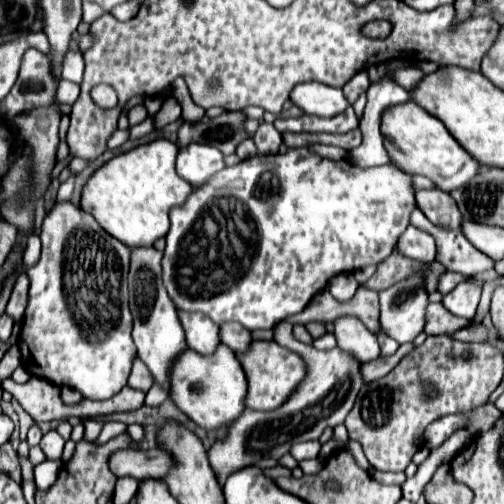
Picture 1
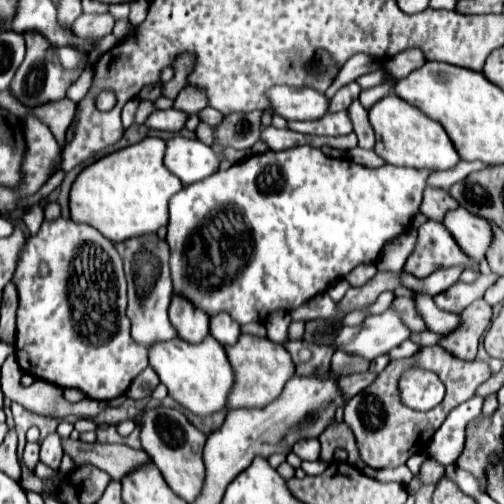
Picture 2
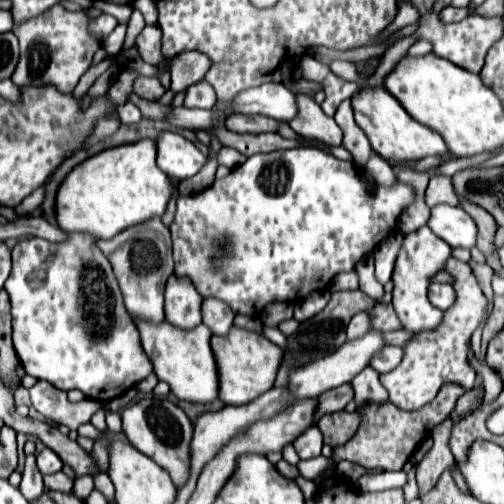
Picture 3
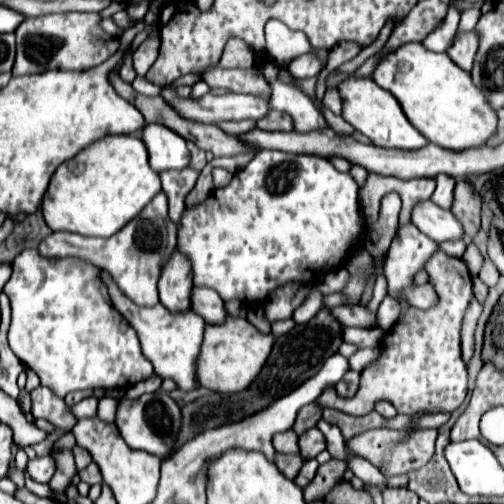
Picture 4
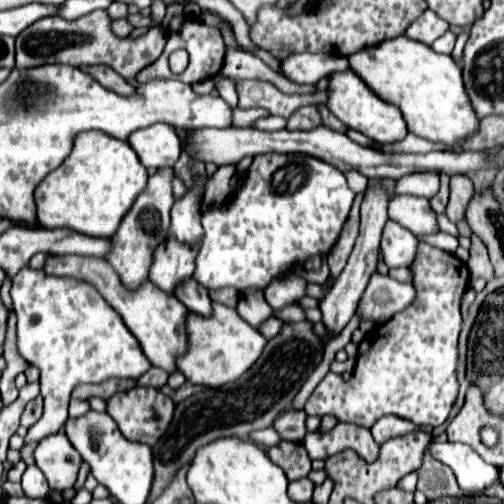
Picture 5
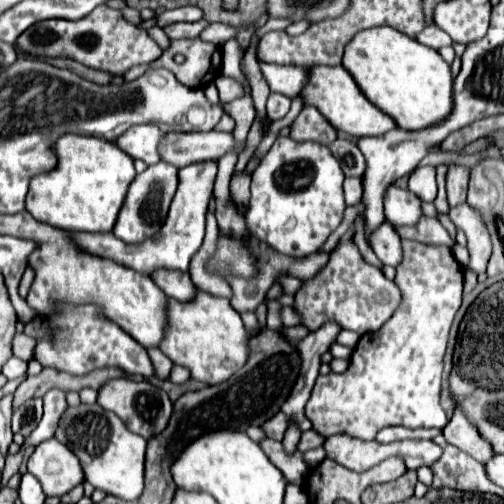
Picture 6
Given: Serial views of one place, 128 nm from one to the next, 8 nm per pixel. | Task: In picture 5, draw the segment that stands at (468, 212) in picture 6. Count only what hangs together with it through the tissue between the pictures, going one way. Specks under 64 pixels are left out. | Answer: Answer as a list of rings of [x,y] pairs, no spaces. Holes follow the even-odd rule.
[[[472,234],[470,240],[472,240],[470,258],[468,258],[468,262],[466,262],[466,266],[468,266],[468,270],[470,270],[470,276],[472,276],[472,278],[492,280],[492,278],[494,278],[494,272],[492,272],[490,260],[488,260],[486,244],[484,244],[476,234]]]

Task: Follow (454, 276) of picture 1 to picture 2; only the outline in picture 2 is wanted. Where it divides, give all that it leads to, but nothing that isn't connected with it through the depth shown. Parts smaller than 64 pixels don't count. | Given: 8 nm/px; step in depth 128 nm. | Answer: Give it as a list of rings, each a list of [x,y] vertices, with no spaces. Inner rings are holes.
[[[456,266],[448,268],[448,270],[438,269],[434,271],[432,276],[428,276],[426,280],[416,280],[414,276],[408,276],[408,274],[402,274],[400,276],[400,284],[404,286],[404,288],[410,288],[410,290],[414,290],[414,292],[426,292],[426,294],[440,294],[442,290],[446,290],[446,288],[450,288],[458,278],[454,278],[454,270],[458,270],[458,272],[462,272],[464,268],[462,266]]]

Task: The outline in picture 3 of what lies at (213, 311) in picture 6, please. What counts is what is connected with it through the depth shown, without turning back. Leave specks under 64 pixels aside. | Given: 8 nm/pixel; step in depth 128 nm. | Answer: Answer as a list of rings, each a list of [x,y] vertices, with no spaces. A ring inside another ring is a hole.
[[[234,326],[228,336],[212,336],[212,352],[216,356],[216,366],[220,372],[220,400],[224,404],[248,404],[274,386],[282,360],[282,348],[272,344],[262,334]]]

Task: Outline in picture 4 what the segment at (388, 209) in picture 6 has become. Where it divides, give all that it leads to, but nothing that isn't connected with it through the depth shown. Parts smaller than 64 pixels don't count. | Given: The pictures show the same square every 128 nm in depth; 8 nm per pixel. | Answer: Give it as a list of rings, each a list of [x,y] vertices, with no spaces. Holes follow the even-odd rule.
[[[432,200],[418,202],[412,208],[410,220],[412,220],[412,224],[416,224],[416,228],[420,228],[420,232],[424,232],[426,236],[430,236],[436,242],[460,240],[464,234],[462,226],[454,218],[454,214],[450,210],[438,208]]]

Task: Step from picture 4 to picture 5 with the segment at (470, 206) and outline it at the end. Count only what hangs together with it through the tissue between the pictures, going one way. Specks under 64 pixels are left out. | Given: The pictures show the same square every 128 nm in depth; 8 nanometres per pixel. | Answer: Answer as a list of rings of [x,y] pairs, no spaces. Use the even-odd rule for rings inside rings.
[[[452,176],[450,178],[450,202],[446,208],[446,216],[452,222],[464,220],[464,212],[468,208],[472,194],[474,194],[474,186],[468,176]]]

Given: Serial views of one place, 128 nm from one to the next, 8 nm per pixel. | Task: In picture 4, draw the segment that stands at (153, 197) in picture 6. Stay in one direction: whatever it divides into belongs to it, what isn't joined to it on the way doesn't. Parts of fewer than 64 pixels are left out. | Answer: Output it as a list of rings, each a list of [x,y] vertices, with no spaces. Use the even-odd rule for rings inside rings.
[[[158,192],[148,208],[132,220],[132,224],[126,224],[116,236],[110,238],[84,238],[80,234],[70,234],[70,232],[52,232],[46,236],[38,252],[44,258],[64,258],[64,256],[76,256],[92,262],[98,268],[104,268],[106,272],[112,274],[116,280],[118,288],[138,306],[154,306],[158,304],[158,278],[160,278],[160,268],[164,260],[168,260],[172,248],[176,246],[176,224],[168,218],[168,200],[164,192]]]

